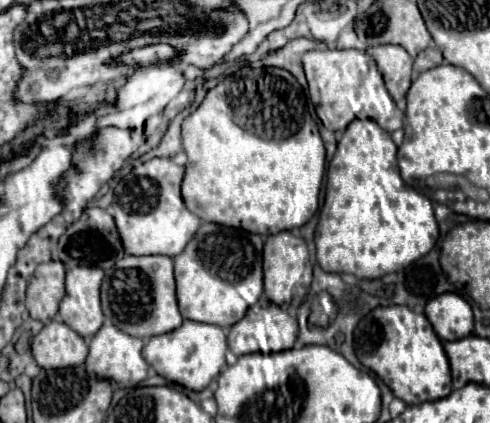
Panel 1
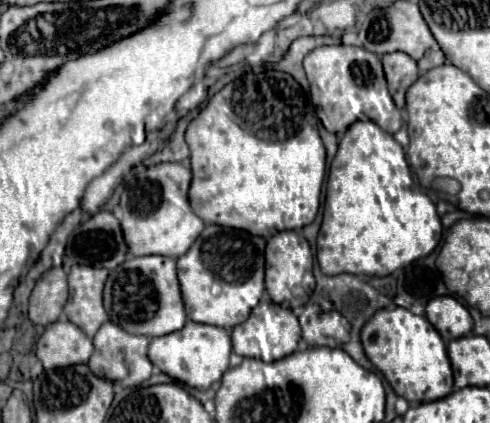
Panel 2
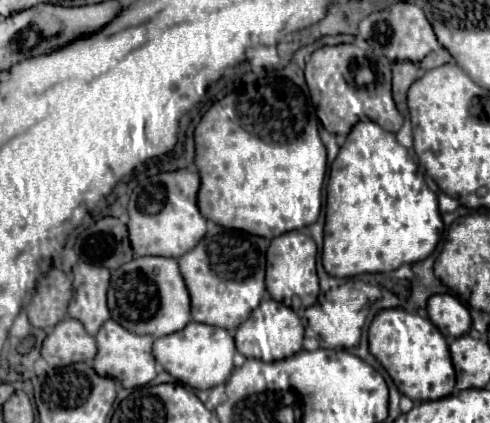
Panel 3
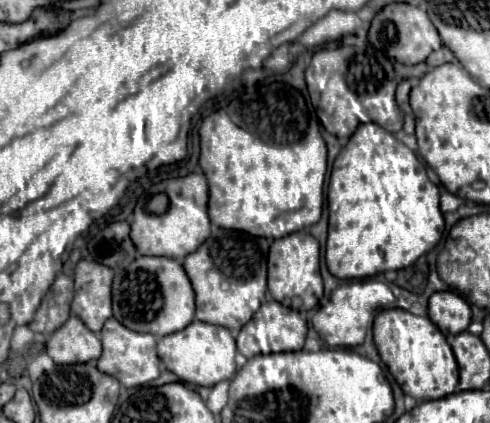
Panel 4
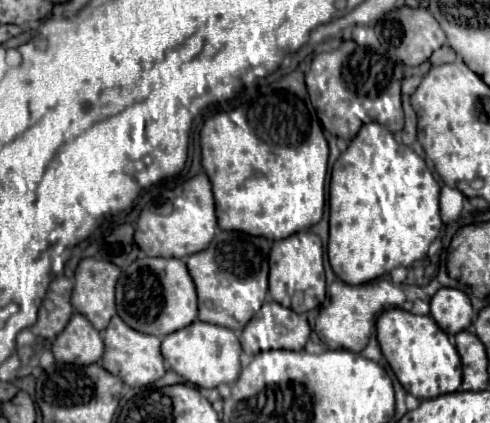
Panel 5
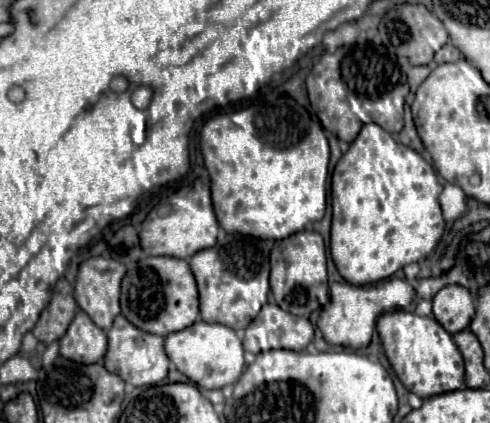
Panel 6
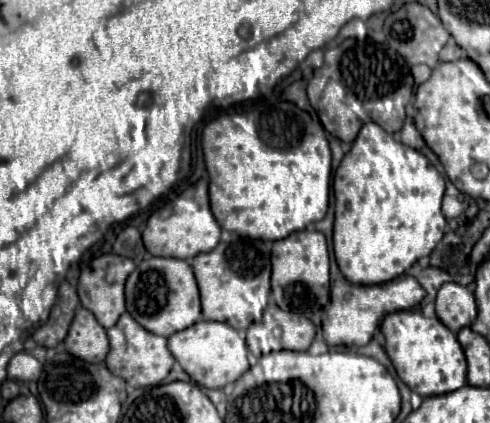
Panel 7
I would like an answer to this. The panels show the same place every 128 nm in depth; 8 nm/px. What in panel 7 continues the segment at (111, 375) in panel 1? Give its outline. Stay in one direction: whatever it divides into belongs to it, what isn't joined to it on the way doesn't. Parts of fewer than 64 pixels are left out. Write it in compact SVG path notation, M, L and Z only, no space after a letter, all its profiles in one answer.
M124 312L120 316L120 320L116 322L116 326L112 326L108 330L108 338L110 338L110 352L106 356L106 364L108 364L110 372L124 378L134 388L160 384L174 366L174 356L168 350L166 338L152 334L146 328L142 328L140 324L136 324L136 320L132 320L132 316L128 312Z

